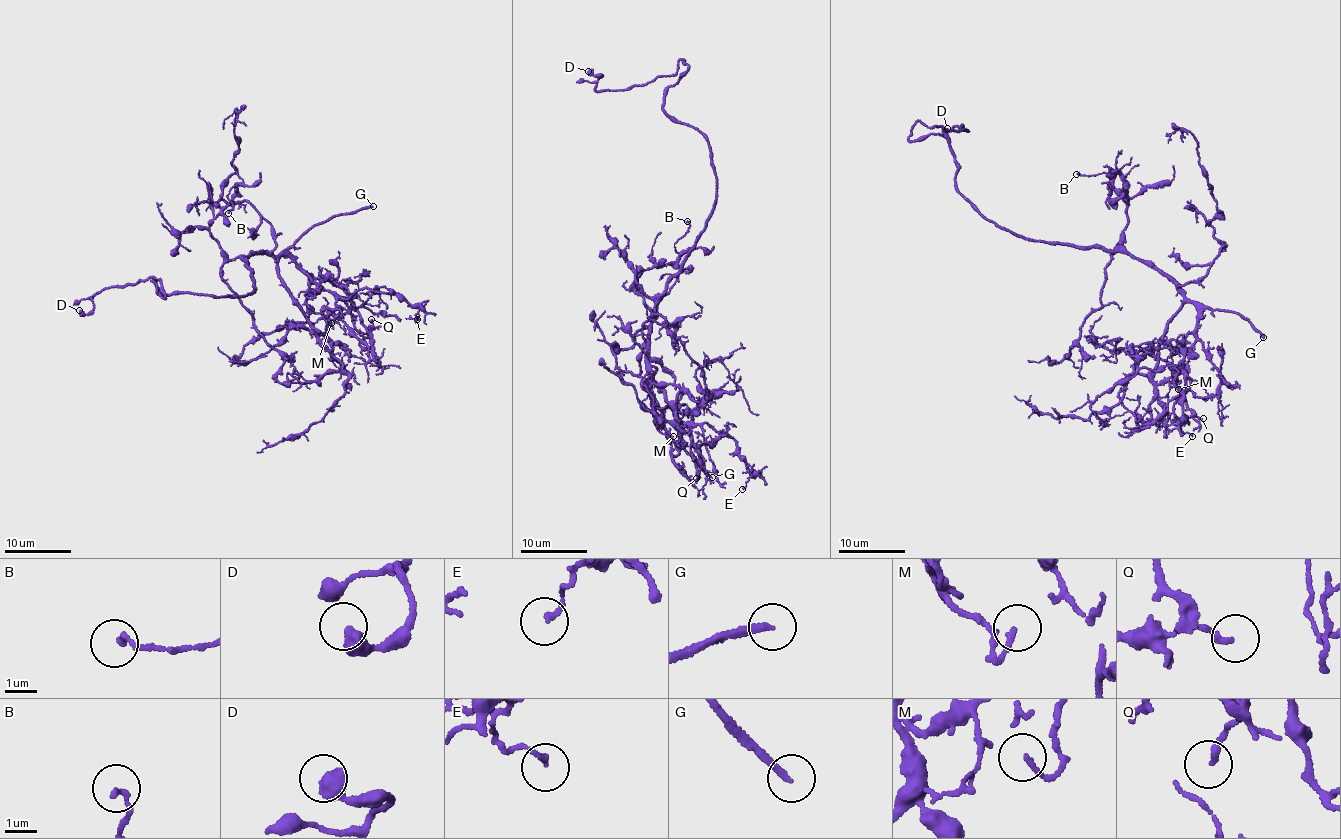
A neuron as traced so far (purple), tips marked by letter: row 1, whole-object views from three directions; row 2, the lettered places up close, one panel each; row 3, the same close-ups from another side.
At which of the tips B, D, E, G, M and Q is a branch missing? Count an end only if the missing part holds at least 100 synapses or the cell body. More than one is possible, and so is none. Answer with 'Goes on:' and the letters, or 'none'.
Goes on: G

